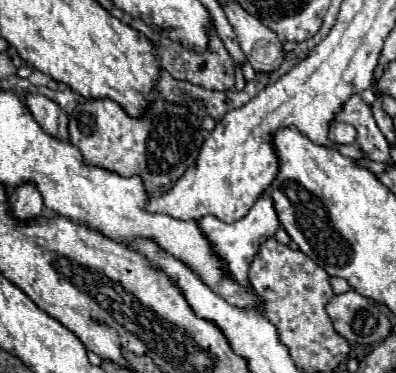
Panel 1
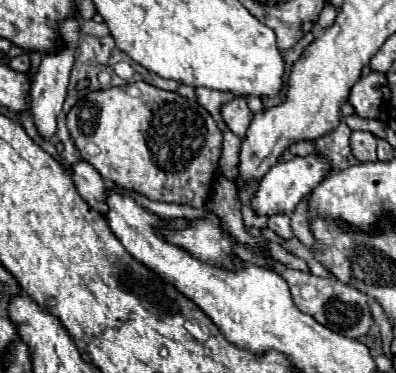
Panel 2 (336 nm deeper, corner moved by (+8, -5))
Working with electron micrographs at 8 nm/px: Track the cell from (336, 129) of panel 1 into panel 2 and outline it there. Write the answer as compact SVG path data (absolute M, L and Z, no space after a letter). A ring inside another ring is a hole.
M354 131L350 137L352 153L362 163L372 163L376 159L376 137L368 131Z

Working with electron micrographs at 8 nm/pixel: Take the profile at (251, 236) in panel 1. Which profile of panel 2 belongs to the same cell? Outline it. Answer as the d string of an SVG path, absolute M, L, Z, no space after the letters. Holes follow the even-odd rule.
M314 151L306 157L296 155L290 161L280 161L260 181L260 187L252 199L252 207L256 209L256 213L268 217L274 213L290 215L296 209L296 205L302 201L302 197L306 197L316 185L320 185L330 175L330 171L332 171L332 163L320 151Z

